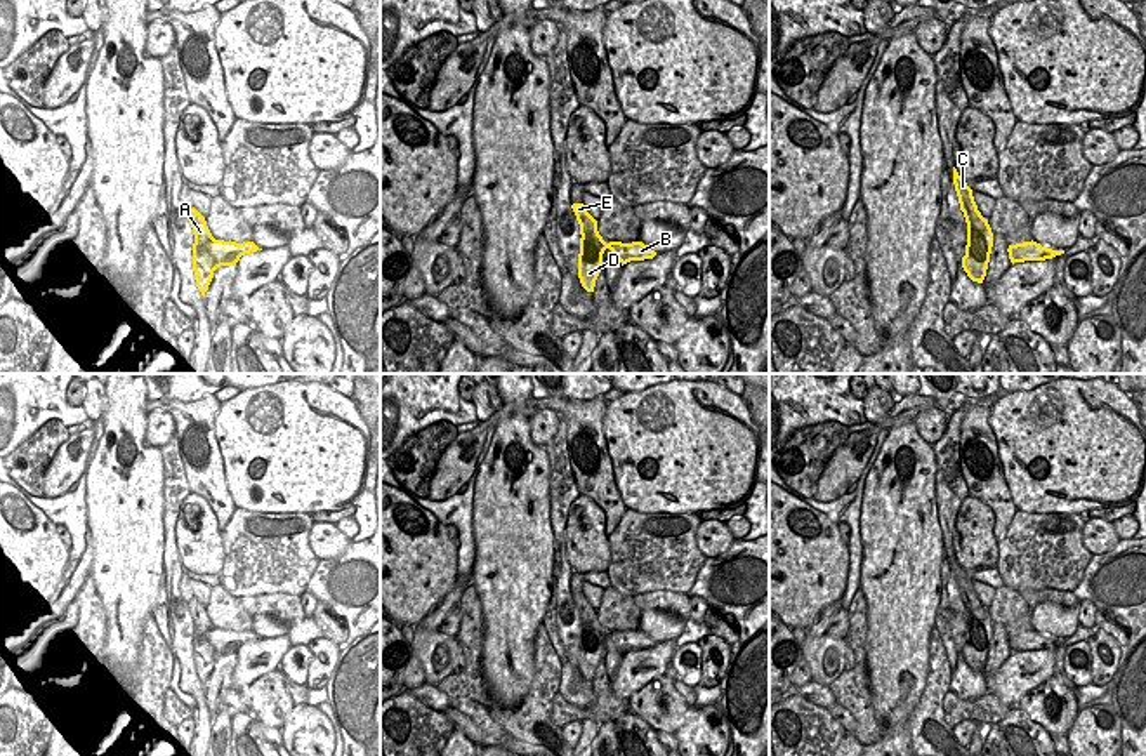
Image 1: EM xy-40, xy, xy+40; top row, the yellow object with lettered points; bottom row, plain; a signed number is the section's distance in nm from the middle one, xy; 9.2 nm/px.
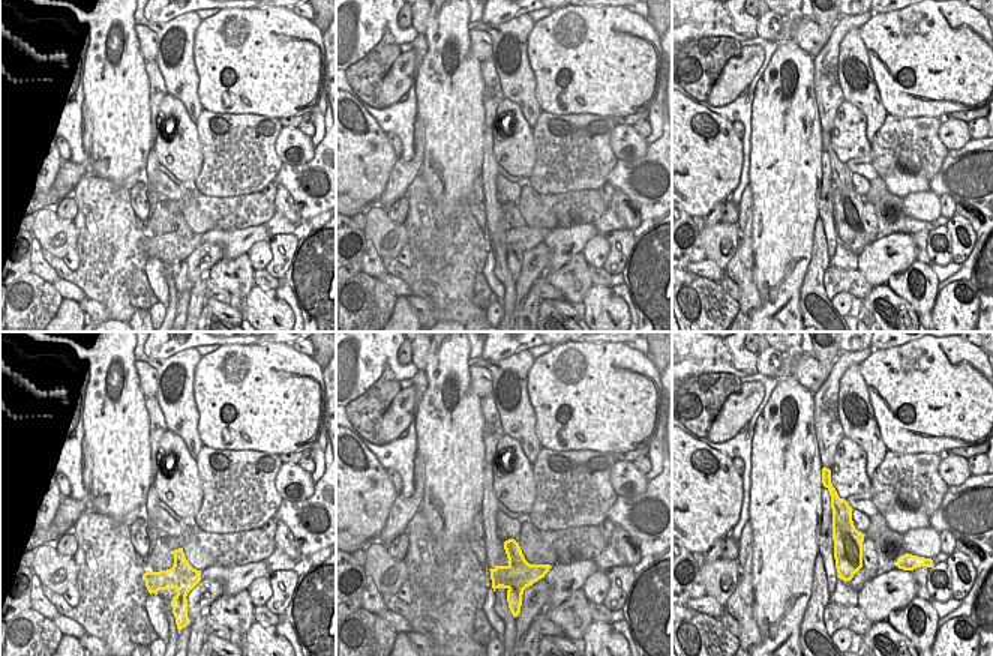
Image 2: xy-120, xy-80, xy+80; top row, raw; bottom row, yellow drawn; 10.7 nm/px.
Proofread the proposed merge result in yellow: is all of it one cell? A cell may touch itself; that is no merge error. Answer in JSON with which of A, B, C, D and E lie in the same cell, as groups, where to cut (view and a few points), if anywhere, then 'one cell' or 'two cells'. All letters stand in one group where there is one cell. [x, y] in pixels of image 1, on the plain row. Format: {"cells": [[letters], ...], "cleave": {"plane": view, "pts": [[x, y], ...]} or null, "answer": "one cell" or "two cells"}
{"cells": [["A", "C", "D", "E"], ["B"]], "cleave": {"plane": "xy-40", "pts": [[198, 645], [224, 645], [237, 650]]}, "answer": "two cells"}

